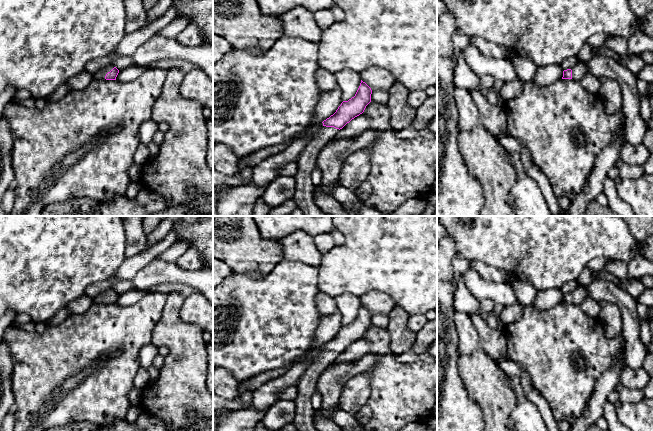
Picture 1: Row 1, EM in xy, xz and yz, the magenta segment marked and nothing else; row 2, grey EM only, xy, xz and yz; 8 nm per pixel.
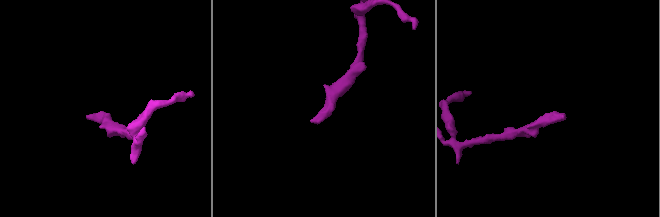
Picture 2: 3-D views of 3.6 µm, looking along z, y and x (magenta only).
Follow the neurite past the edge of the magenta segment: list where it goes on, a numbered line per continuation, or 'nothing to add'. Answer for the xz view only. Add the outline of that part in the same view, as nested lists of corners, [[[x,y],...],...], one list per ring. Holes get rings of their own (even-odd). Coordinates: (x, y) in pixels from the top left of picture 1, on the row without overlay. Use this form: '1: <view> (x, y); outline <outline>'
1: xz (306, 386); outline [[[322,350],[297,382],[298,396],[294,399],[296,416],[293,421],[297,431],[317,431],[313,422],[316,410],[311,404],[311,398],[316,391],[318,378],[334,363],[338,355],[334,351]]]

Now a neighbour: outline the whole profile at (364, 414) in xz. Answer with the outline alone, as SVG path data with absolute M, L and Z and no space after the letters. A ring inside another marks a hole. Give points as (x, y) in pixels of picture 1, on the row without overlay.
M367 404L362 406L360 410L355 414L357 420L362 425L365 425L368 422L368 420L371 418L371 415L372 411Z

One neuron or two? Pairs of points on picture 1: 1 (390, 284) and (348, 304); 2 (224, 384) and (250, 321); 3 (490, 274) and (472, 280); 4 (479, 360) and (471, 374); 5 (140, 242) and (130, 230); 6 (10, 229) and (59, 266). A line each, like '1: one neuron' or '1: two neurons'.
1: two neurons
2: two neurons
3: two neurons
4: one neuron
5: one neuron
6: one neuron

